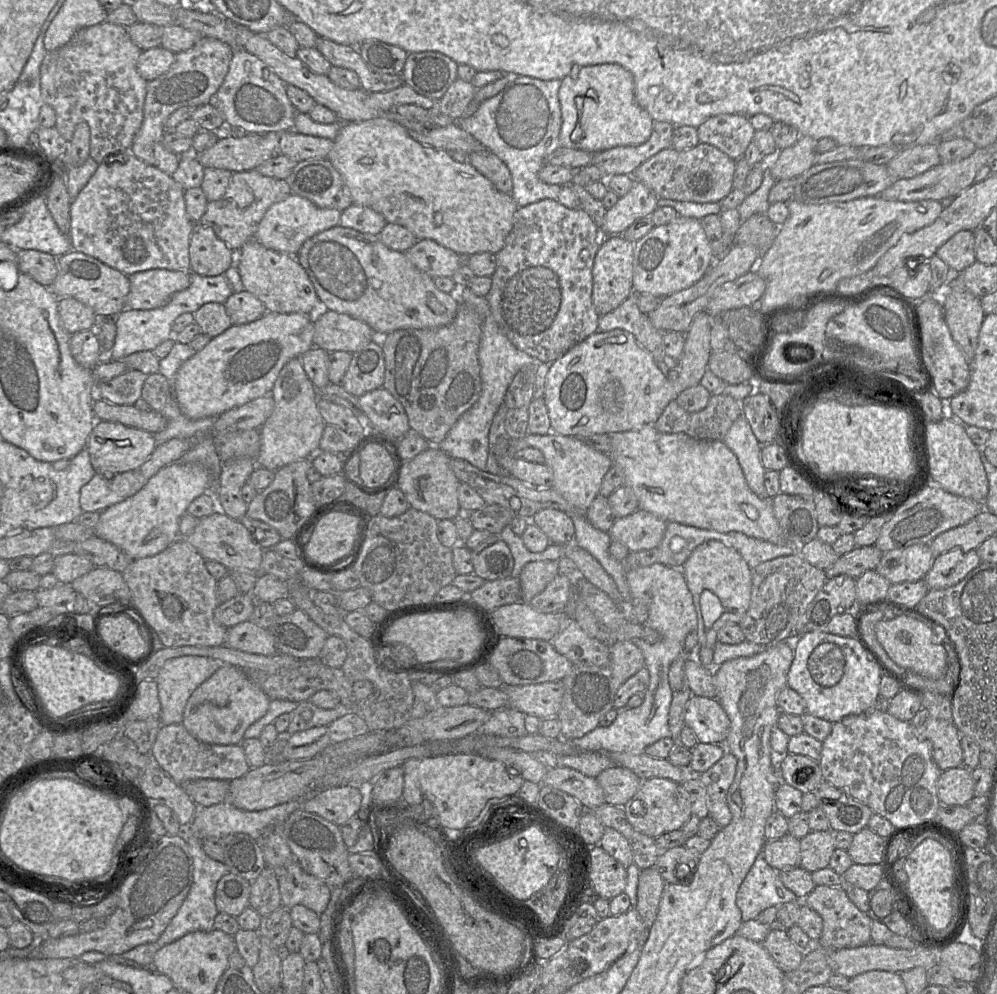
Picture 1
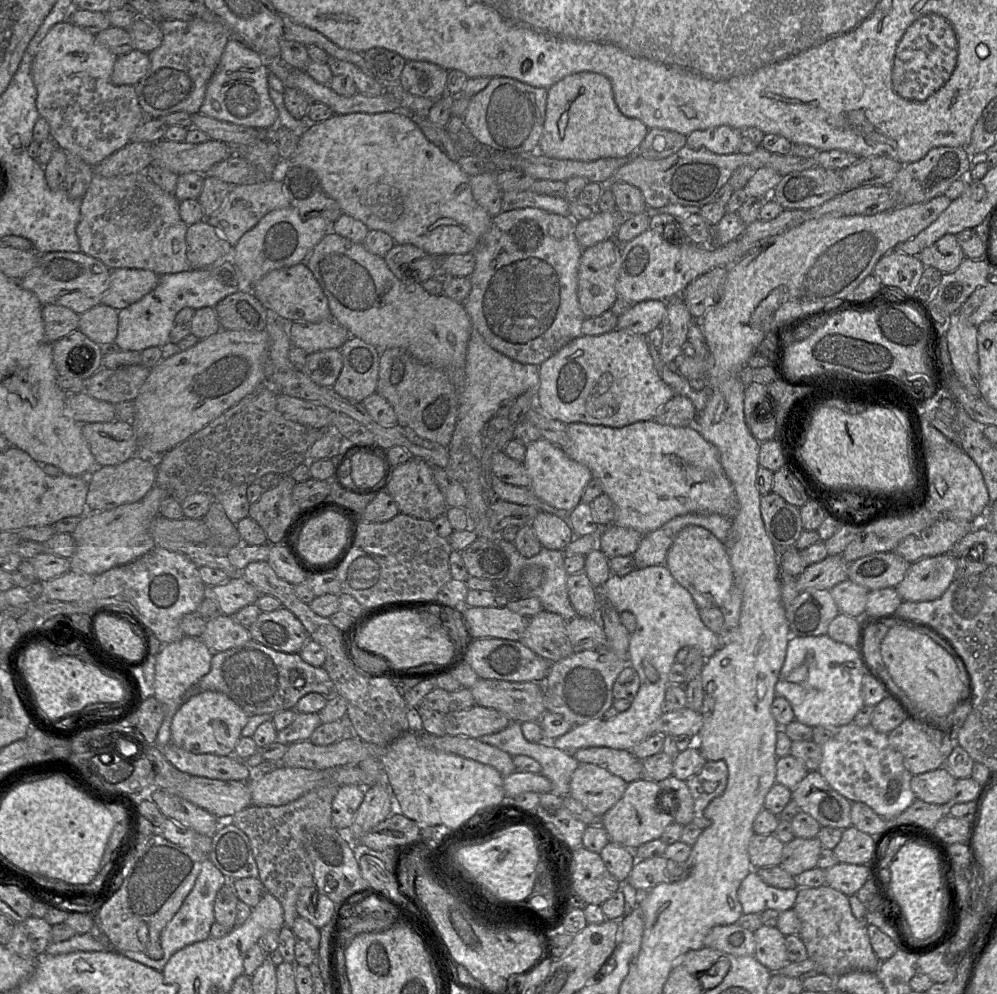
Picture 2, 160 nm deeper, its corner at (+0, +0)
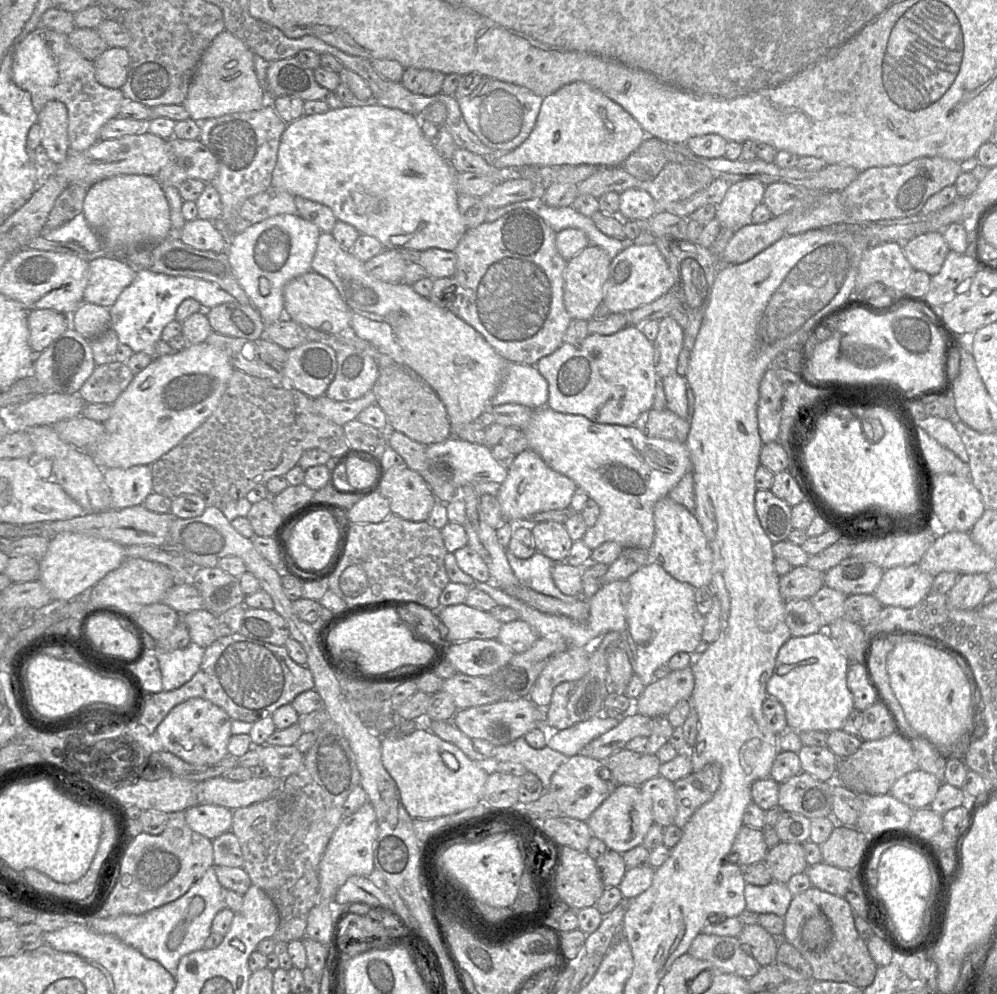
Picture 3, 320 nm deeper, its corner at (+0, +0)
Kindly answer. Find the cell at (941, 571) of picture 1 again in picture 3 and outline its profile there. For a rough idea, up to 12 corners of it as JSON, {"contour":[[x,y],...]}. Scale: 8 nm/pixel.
{"contour":[[918,564],[884,570],[873,595],[883,607],[911,608],[933,579]]}

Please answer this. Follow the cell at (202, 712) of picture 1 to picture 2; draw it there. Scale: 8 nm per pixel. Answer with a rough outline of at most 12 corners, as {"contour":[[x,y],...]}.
{"contour":[[222,692],[185,700],[171,743],[234,754],[250,715]]}

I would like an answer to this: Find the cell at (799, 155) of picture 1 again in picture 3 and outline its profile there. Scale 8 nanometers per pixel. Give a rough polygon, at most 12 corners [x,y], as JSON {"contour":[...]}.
{"contour":[[756,179],[731,184],[716,208],[721,227],[752,223],[766,186]]}

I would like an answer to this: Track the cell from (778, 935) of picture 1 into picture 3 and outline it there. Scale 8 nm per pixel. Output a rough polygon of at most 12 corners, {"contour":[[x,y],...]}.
{"contour":[[759,924],[737,938],[760,966],[775,963],[779,938]]}

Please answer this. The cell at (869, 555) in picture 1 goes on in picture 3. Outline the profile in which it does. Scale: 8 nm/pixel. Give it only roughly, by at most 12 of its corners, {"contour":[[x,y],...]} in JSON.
{"contour":[[793,567],[779,579],[785,601],[809,599],[824,573]]}

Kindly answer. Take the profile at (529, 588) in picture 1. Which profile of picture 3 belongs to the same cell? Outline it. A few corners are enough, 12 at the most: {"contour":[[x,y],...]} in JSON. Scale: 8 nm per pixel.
{"contour":[[543,407],[529,449],[599,505],[582,538],[649,550],[686,443]]}

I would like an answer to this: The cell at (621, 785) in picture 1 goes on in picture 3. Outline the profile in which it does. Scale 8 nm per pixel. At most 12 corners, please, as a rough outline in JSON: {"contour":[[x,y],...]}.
{"contour":[[568,757],[548,790],[561,816],[586,821],[616,785],[603,762]]}

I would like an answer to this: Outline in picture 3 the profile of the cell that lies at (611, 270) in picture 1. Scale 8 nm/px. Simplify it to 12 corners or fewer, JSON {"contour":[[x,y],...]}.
{"contour":[[588,245],[566,265],[564,305],[592,319],[612,259]]}

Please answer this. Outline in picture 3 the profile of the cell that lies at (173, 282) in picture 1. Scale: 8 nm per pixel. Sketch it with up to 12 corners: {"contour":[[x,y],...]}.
{"contour":[[111,255],[89,262],[84,301],[110,308],[137,269]]}

